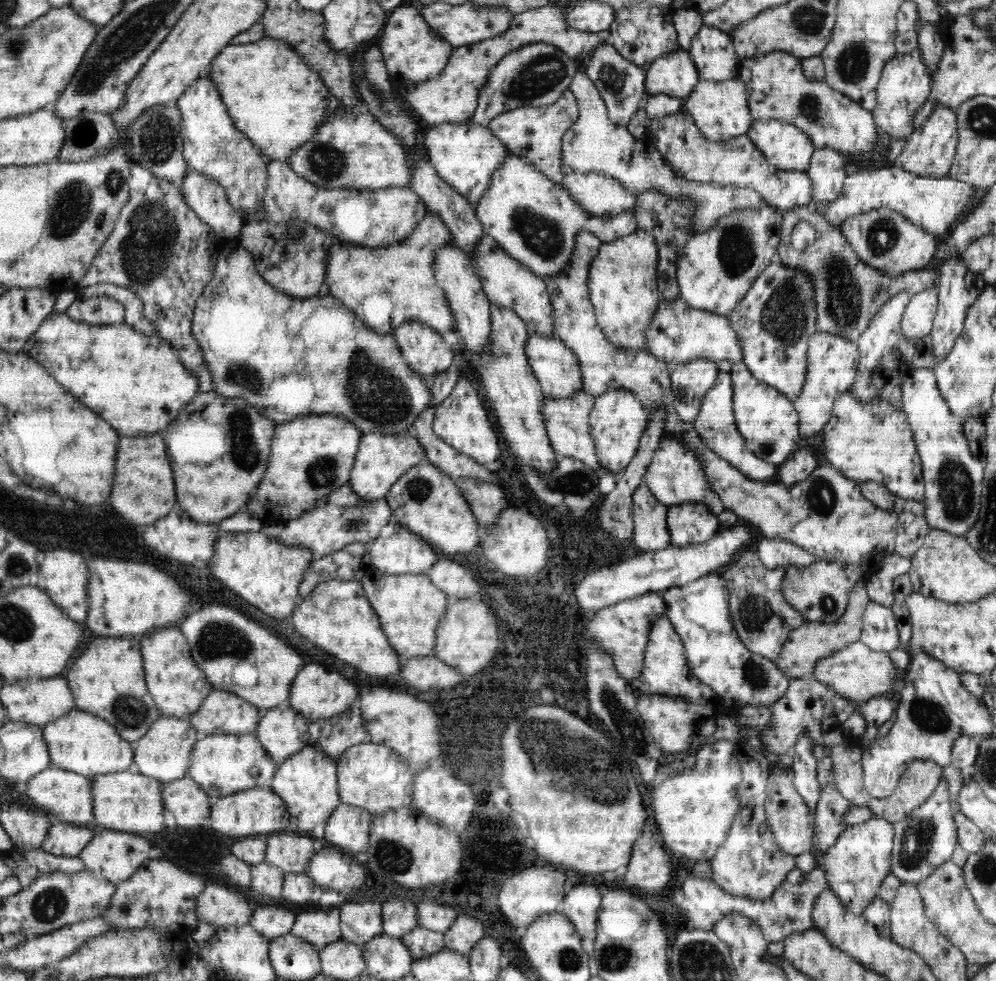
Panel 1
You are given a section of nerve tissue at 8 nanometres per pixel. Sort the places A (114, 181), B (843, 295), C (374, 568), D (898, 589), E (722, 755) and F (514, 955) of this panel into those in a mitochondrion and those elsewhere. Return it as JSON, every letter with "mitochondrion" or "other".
{"A":"mitochondrion","B":"mitochondrion","C":"other","D":"other","E":"other","F":"other"}

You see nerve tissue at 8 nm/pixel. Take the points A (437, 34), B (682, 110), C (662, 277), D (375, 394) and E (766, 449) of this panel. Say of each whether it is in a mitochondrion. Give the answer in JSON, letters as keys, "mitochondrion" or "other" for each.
{"A":"other","B":"other","C":"other","D":"mitochondrion","E":"mitochondrion"}

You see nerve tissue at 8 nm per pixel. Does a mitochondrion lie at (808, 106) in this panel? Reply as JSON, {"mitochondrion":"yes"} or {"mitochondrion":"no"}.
{"mitochondrion":"yes"}

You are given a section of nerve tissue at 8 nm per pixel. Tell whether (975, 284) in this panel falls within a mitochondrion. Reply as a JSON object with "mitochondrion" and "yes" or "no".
{"mitochondrion":"no"}

